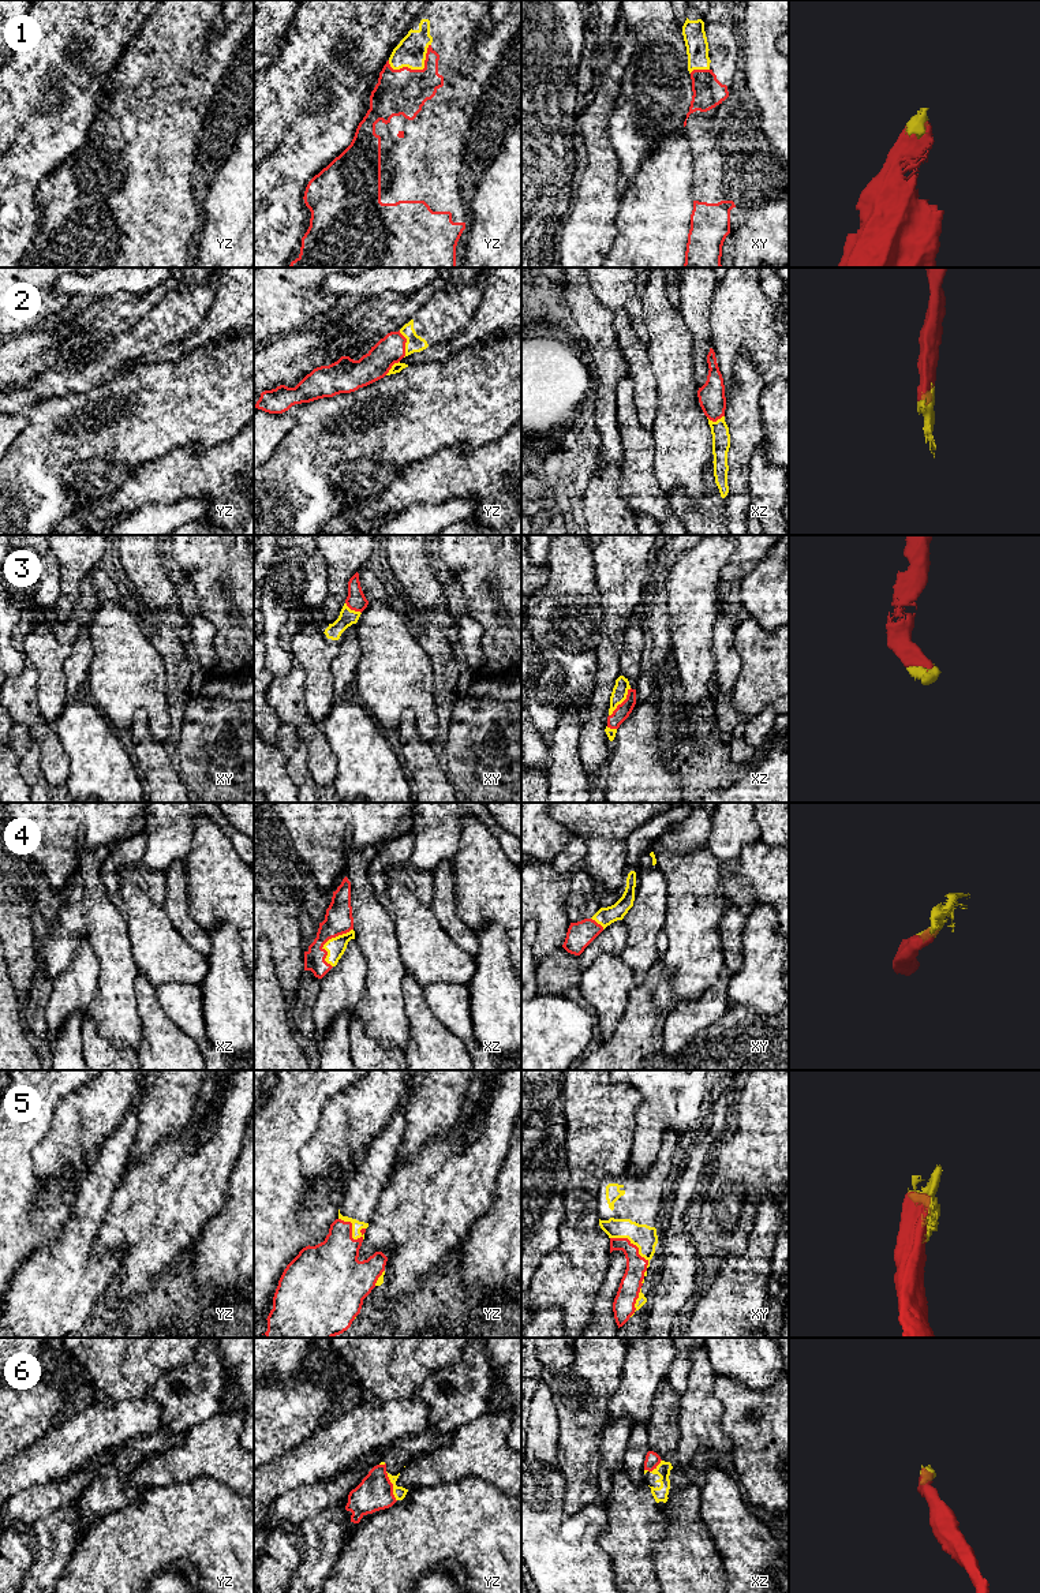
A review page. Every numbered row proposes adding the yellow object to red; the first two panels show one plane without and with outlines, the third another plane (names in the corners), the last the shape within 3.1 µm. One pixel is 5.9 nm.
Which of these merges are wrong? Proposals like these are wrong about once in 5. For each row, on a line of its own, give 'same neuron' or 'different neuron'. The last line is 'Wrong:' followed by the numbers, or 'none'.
1: same neuron
2: same neuron
3: same neuron
4: same neuron
5: same neuron
6: same neuron
Wrong: none

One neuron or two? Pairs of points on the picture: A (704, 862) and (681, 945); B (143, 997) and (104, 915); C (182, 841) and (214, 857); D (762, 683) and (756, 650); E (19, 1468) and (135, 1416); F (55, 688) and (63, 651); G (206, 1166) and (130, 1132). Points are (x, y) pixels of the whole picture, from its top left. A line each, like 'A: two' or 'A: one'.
A: one
B: two
C: two
D: one
E: one
F: one
G: two

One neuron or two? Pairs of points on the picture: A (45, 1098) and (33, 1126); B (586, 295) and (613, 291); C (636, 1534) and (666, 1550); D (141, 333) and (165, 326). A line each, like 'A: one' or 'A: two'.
A: one
B: two
C: two
D: one

